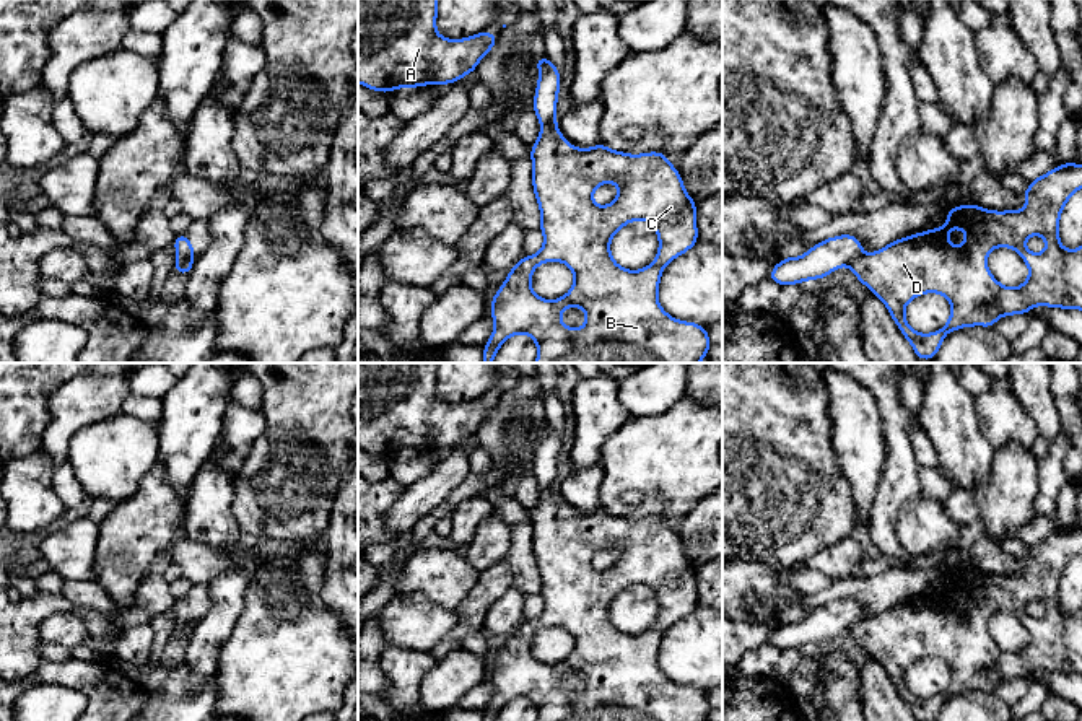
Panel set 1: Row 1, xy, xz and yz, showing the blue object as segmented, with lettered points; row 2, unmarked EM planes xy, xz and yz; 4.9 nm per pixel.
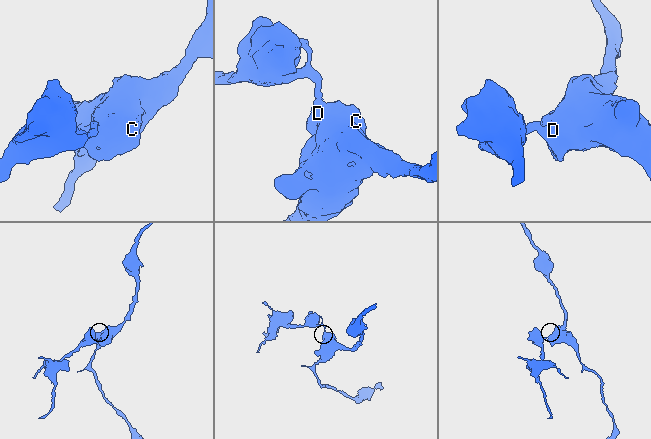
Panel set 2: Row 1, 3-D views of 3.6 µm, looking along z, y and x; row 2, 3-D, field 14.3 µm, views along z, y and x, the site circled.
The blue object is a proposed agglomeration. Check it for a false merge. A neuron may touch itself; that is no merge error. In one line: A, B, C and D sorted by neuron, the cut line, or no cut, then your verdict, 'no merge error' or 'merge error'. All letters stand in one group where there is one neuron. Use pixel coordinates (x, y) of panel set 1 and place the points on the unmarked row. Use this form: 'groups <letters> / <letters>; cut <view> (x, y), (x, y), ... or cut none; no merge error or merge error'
groups A / B C D; cut xy (178, 622), (192, 624); merge error

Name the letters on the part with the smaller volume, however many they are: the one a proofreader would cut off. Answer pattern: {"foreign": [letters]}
{"foreign": ["A"]}

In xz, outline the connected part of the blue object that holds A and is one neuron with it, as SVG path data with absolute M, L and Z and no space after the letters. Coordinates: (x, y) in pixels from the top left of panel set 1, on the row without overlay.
M358 363L358 448L390 457L399 452L452 449L477 435L498 397L446 404L436 395L438 363Z

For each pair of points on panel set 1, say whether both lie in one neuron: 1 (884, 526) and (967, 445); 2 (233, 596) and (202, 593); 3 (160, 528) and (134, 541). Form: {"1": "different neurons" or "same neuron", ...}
{"1": "different neurons", "2": "different neurons", "3": "same neuron"}

